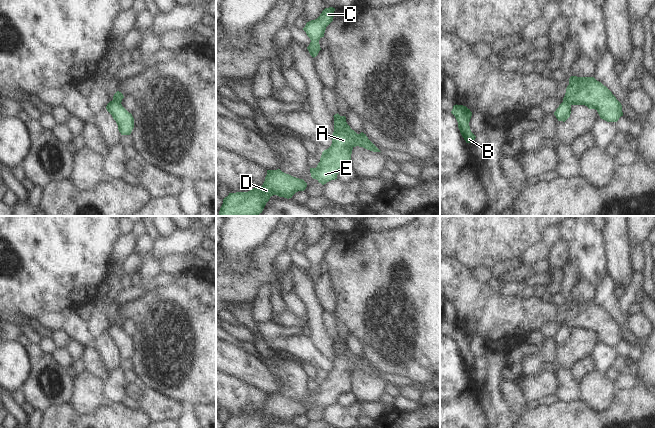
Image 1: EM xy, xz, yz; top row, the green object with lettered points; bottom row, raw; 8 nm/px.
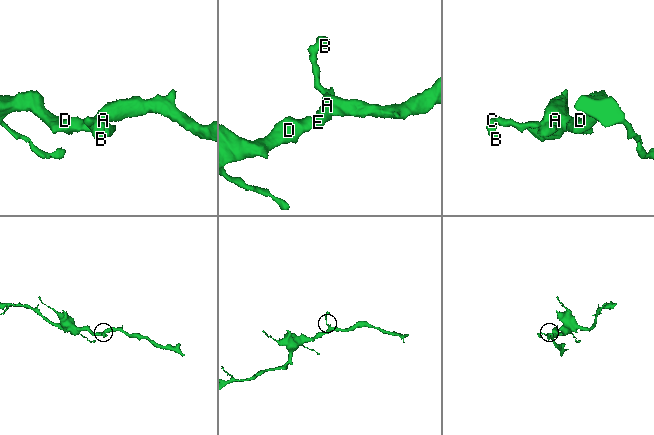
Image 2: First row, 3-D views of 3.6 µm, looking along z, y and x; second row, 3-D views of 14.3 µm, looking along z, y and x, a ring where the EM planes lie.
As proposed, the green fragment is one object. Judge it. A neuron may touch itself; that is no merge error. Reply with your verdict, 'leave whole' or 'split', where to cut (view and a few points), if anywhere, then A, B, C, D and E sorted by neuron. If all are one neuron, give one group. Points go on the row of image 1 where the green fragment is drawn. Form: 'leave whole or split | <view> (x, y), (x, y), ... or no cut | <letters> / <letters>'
split | xy (112, 100), (120, 103) | A D E / B C

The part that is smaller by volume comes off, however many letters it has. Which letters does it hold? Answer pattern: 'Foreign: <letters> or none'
Foreign: B, C

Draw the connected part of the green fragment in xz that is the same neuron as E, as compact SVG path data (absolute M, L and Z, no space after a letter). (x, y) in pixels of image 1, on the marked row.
M345 116L334 118L331 146L322 152L316 168L310 168L311 177L322 185L337 179L340 170L350 168L351 154L359 146L373 152L381 152L364 134L357 134L346 122Z

